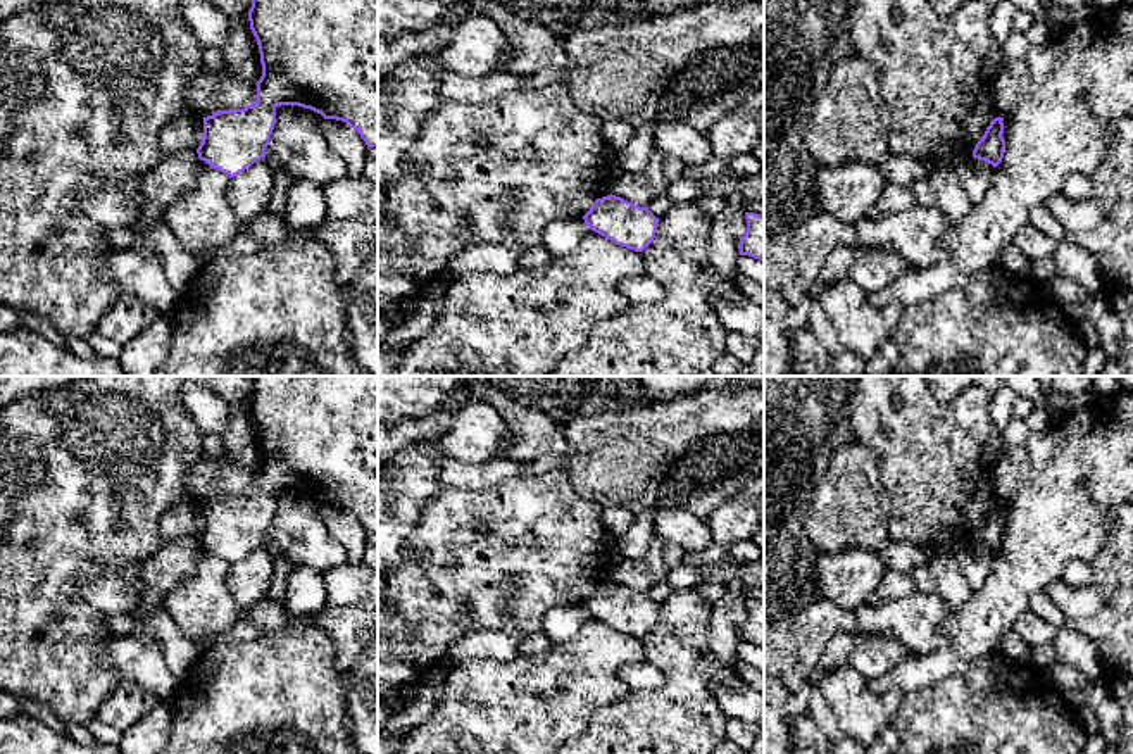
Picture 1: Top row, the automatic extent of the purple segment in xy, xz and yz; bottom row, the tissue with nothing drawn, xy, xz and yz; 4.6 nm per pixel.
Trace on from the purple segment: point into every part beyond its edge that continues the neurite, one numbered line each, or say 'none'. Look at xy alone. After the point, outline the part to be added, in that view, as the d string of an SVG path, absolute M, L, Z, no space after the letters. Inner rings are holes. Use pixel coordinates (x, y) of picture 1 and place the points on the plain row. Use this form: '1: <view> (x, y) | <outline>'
none

